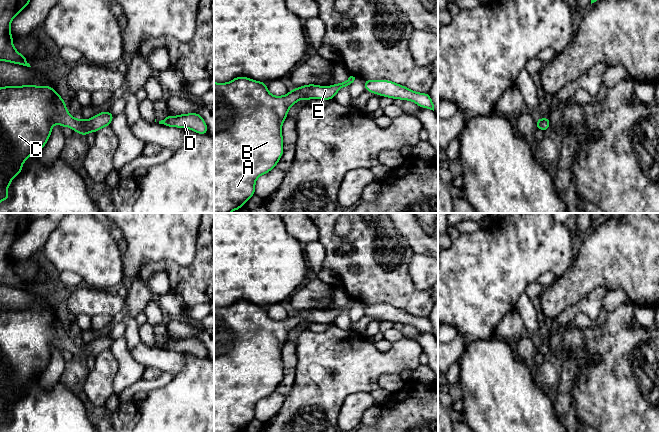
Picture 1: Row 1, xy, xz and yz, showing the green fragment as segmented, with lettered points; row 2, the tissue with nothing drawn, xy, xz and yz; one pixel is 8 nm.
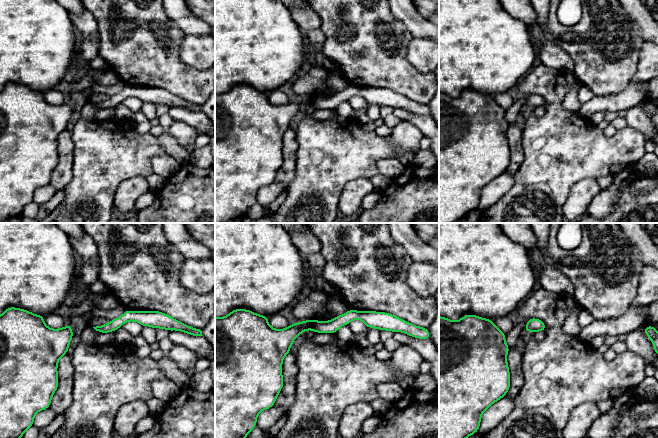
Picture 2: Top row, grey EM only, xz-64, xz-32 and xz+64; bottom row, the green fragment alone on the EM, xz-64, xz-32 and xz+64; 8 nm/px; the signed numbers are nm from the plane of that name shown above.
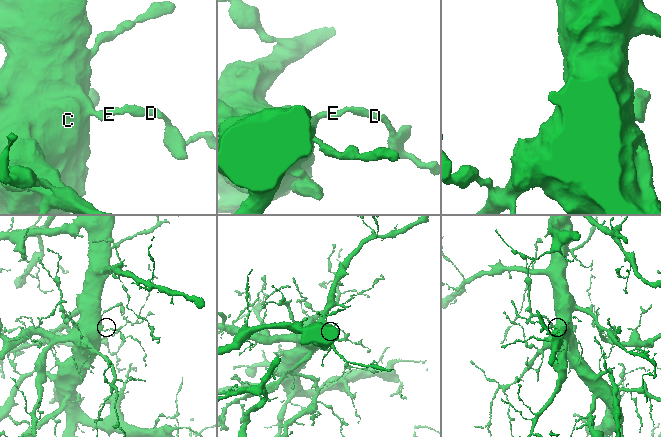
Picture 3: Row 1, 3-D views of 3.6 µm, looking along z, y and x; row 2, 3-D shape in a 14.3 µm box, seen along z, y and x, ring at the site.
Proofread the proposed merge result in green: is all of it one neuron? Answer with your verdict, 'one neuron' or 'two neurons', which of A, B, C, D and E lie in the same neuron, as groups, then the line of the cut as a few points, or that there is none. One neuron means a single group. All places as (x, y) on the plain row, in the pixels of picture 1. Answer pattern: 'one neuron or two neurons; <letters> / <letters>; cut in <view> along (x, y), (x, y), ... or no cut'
one neuron; A B C D E; no cut

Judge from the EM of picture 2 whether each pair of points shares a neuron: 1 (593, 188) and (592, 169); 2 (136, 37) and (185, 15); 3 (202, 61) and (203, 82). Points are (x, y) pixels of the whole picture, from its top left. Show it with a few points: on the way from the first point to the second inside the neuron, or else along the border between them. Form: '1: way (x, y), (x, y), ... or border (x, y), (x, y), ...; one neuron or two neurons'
1: border (596, 178), (583, 178), (571, 188); two neurons
2: border (164, 10), (187, 34); two neurons
3: border (181, 60), (197, 69), (204, 70); two neurons

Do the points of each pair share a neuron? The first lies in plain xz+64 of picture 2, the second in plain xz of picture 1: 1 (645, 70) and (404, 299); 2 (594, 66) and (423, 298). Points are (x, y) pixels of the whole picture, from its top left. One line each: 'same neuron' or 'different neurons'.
1: different neurons
2: same neuron

